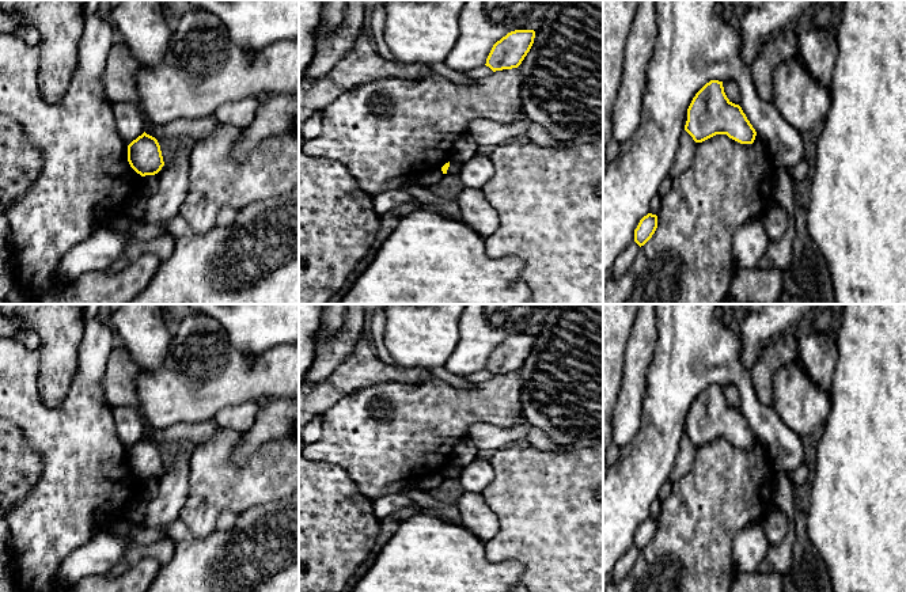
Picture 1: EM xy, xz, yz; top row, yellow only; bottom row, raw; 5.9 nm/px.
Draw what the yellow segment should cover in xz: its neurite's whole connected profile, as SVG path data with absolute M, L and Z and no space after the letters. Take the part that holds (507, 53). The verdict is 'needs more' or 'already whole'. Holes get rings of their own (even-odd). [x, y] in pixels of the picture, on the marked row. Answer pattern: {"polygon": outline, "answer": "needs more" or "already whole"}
{"polygon": "M515 30L508 33L493 45L485 65L493 72L518 68L530 52L534 38L534 30Z", "answer": "already whole"}

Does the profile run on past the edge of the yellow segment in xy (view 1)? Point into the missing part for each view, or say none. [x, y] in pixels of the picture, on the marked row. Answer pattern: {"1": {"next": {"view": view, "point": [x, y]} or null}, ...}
{"1": {"next": null}}

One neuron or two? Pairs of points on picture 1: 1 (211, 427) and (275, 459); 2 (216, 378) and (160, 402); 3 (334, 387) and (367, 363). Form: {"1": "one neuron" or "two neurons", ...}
{"1": "two neurons", "2": "one neuron", "3": "one neuron"}

